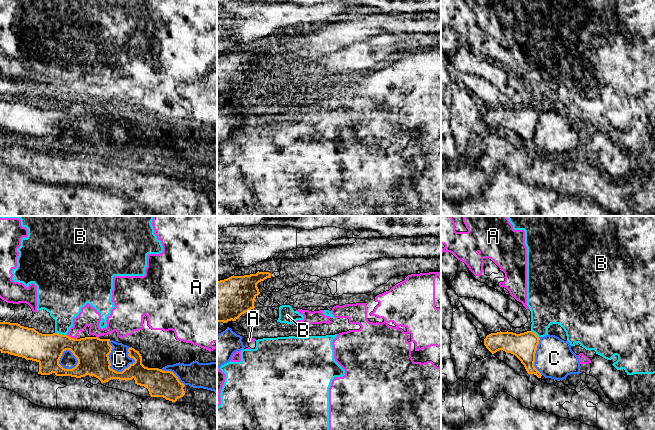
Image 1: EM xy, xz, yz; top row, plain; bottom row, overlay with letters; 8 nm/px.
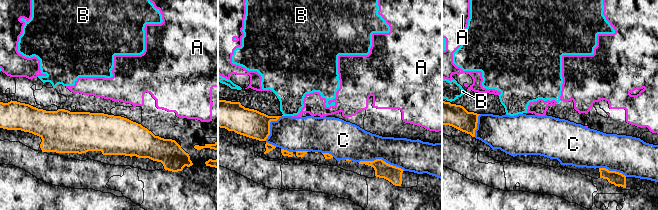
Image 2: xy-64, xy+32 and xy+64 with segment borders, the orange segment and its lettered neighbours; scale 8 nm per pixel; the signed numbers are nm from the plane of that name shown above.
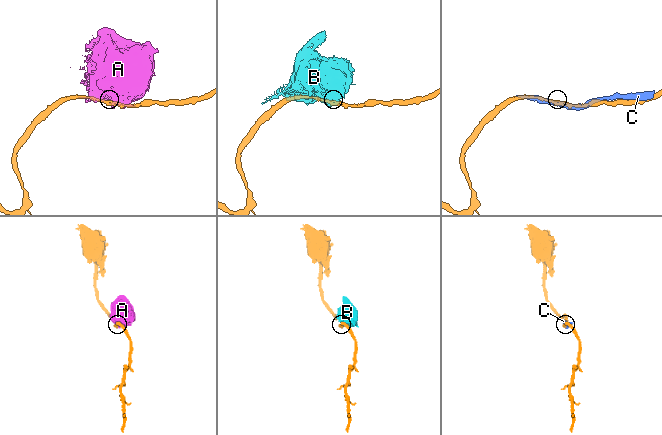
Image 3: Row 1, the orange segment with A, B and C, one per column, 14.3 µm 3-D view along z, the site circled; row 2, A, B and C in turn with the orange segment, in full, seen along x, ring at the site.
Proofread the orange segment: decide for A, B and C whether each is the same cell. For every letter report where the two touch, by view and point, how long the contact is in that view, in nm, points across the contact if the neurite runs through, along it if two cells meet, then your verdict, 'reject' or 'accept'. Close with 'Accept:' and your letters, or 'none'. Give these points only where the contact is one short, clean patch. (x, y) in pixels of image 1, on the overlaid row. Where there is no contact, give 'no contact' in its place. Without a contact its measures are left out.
A: contact xy (70, 337); length 90 nm; border xy (66, 335), (76, 338); reject
B: contact xy (61, 334); length 100 nm; reject
C: contact xy (108, 359); length 280 nm; reject
Accept: none

